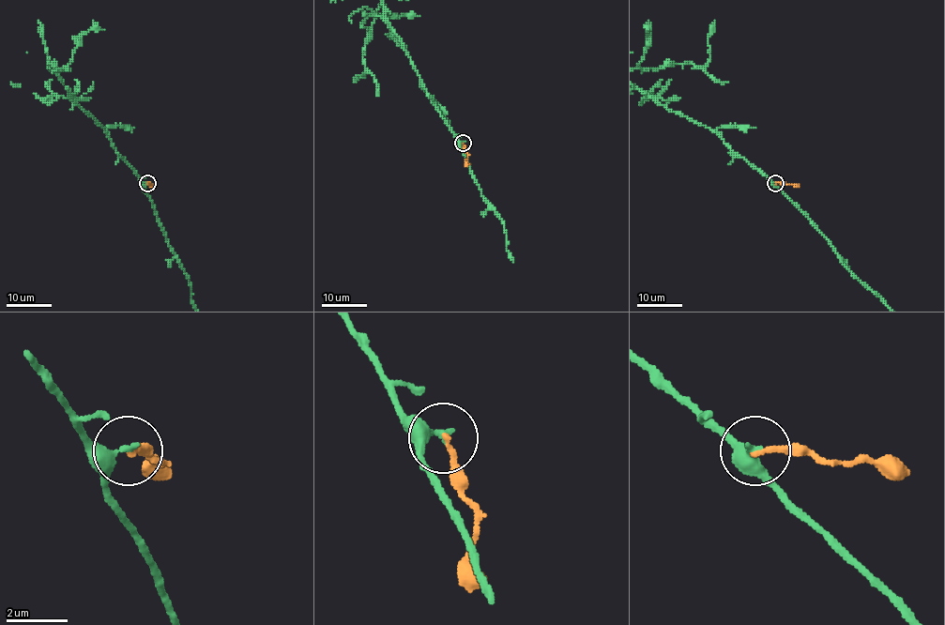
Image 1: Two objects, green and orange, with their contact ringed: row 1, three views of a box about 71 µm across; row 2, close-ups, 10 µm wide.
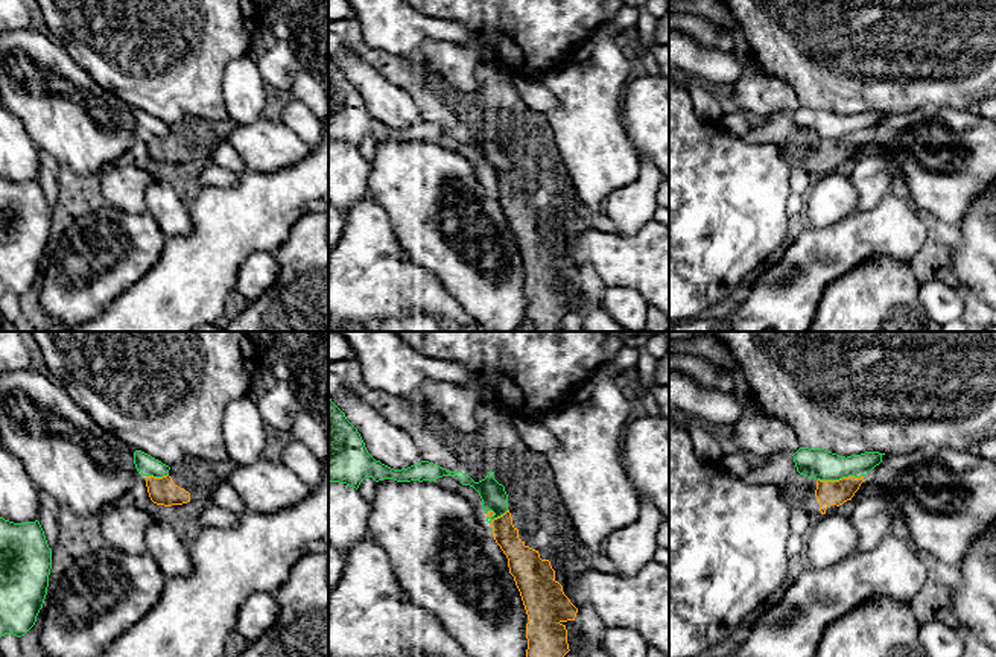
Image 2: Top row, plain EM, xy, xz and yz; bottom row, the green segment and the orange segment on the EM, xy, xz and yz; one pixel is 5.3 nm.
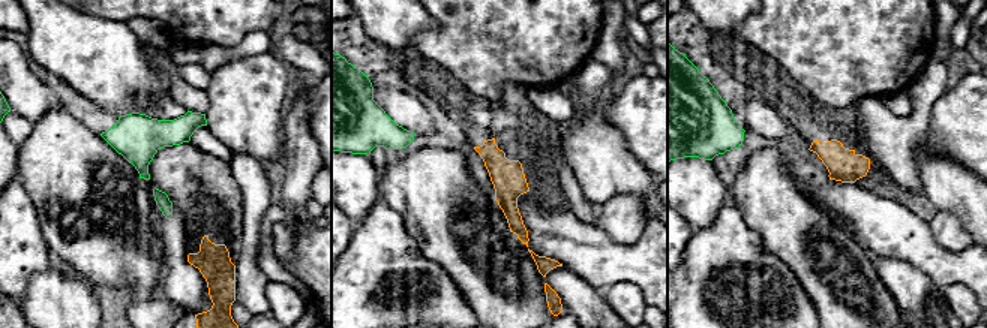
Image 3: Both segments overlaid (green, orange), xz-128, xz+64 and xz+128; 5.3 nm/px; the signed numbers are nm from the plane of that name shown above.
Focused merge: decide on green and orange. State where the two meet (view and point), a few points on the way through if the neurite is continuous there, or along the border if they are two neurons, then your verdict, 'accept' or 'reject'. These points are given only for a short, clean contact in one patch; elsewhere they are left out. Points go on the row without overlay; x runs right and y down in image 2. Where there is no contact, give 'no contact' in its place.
contact yz (840, 137); border yz (862, 134), (817, 140); reject

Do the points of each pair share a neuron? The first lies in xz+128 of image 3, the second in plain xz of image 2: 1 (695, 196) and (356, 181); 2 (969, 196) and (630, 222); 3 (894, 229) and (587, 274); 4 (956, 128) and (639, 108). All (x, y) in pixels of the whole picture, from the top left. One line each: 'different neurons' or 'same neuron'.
1: same neuron
2: different neurons
3: different neurons
4: same neuron

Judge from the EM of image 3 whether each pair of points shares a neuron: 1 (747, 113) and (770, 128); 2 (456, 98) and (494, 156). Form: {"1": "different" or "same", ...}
{"1": "same", "2": "same"}

